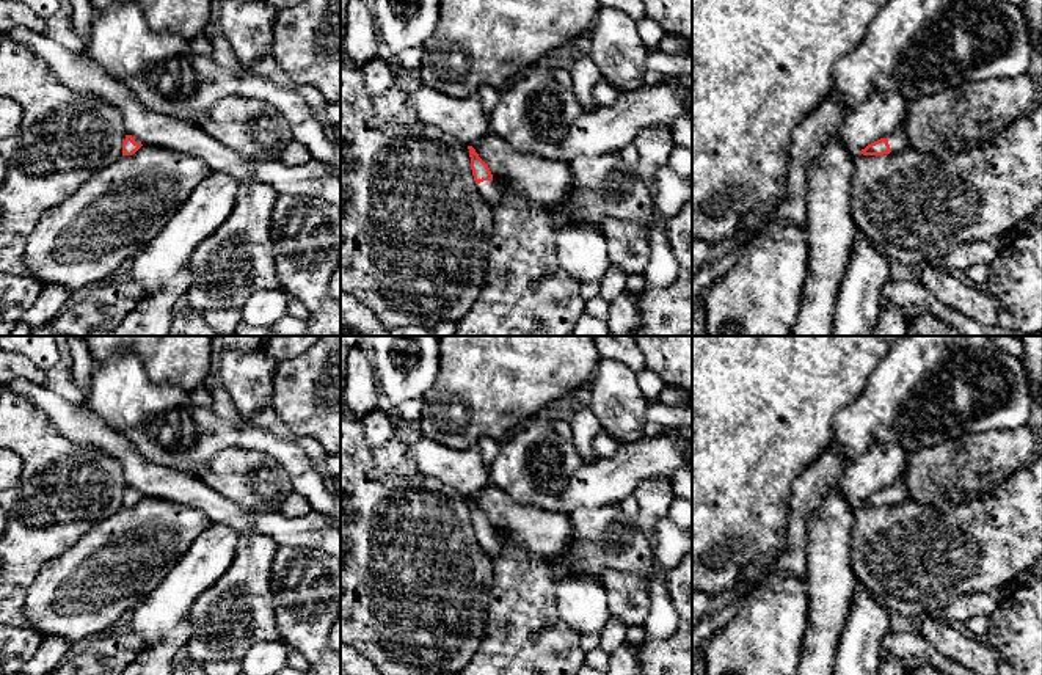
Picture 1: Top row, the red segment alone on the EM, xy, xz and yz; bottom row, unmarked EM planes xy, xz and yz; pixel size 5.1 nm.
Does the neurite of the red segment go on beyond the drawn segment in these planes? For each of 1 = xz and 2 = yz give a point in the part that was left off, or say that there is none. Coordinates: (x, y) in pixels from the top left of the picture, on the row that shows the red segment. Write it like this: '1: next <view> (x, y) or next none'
1: next xz (490, 192)
2: next yz (898, 140)

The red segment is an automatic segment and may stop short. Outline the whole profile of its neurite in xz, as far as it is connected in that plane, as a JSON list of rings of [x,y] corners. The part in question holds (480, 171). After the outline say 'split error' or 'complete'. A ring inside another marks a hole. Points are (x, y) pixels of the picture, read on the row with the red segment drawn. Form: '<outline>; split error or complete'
[[[468,146],[468,149],[471,157],[472,176],[479,192],[490,204],[499,202],[501,201],[499,188],[493,182],[493,174],[488,165],[479,157],[472,146]]]; split error

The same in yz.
[[[898,129],[891,137],[880,138],[871,144],[868,144],[860,152],[863,155],[884,155],[896,151],[902,151],[907,146],[907,135],[904,129]]]; split error

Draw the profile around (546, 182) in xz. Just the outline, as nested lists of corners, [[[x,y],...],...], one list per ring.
[[[493,132],[472,148],[488,165],[496,187],[508,188],[537,206],[560,204],[568,199],[574,188],[567,162],[519,152]]]

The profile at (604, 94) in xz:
[[[604,77],[593,88],[593,102],[596,107],[610,107],[621,99],[625,91],[612,86]]]

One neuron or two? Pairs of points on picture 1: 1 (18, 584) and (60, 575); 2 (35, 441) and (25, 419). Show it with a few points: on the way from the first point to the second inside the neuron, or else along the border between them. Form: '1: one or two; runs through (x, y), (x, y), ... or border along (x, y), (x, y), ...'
1: two; border along (58, 556), (41, 567), (29, 587), (24, 617)
2: one; runs through (32, 437), (25, 430), (25, 424)

